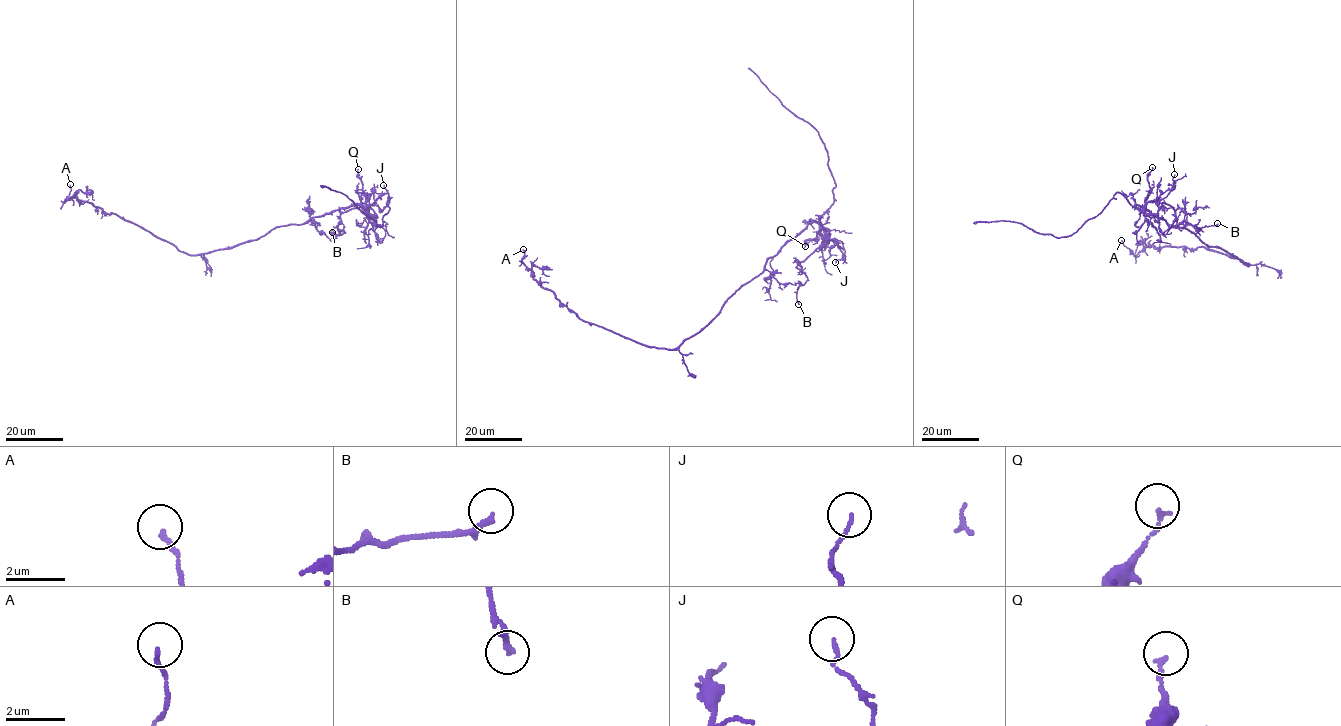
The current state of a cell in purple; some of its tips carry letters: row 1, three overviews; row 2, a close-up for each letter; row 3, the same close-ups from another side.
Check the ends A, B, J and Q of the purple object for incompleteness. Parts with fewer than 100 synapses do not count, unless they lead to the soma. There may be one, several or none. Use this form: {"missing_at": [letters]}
{"missing_at": []}

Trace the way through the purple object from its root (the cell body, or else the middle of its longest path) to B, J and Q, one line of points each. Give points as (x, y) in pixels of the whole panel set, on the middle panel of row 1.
B: (746, 284), (787, 242), (816, 222), (828, 240), (804, 260), (796, 259), (807, 279), (797, 291), (798, 304)
J: (746, 284), (812, 223), (819, 225), (827, 241), (834, 240), (838, 245), (842, 258), (835, 262)
Q: (746, 284), (762, 272), (765, 262), (787, 242), (816, 222), (819, 231), (805, 246)

